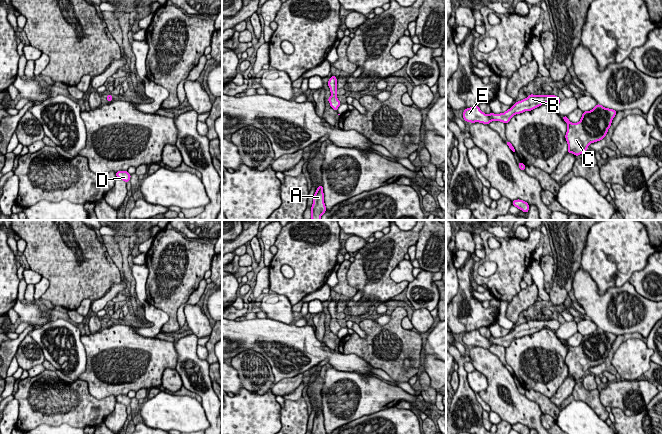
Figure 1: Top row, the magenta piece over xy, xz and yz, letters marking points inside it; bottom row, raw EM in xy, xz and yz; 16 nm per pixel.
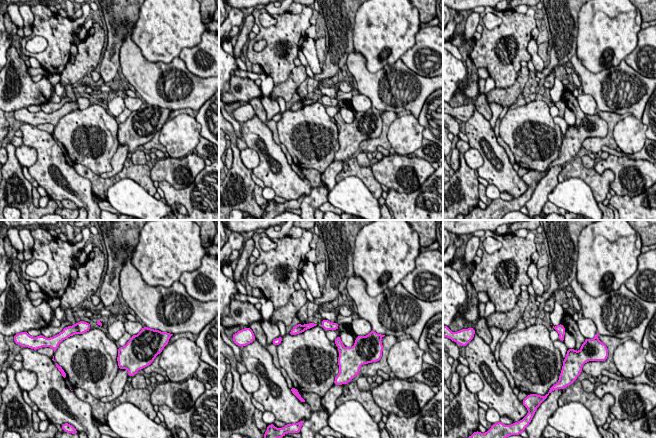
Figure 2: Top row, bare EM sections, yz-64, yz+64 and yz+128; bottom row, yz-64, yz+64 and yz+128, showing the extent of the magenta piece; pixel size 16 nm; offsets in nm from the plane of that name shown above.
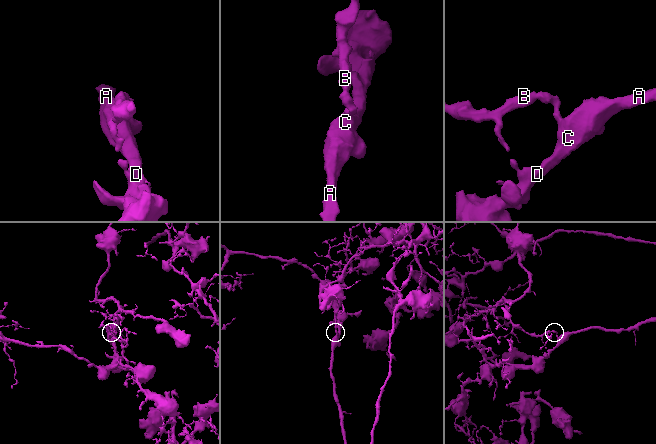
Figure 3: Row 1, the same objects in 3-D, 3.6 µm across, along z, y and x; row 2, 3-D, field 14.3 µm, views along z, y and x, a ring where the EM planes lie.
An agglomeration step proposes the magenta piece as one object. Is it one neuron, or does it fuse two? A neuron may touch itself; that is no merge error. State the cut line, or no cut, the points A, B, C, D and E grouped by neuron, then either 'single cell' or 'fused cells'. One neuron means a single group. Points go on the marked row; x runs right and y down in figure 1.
no cut; A B C D E; single cell

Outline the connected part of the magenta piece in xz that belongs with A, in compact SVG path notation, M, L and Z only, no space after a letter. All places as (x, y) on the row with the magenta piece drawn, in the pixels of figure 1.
M318 186L313 197L313 204L311 207L311 219L312 220L321 220L321 216L326 211L326 206L324 203L324 193L323 186Z

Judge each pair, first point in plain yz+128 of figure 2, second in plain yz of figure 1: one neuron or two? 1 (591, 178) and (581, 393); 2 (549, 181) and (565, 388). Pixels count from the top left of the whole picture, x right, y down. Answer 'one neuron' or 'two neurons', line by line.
1: one neuron
2: one neuron

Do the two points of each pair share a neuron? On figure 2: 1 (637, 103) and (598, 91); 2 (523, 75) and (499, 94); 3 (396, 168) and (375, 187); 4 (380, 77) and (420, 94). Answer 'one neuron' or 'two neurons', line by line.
1: one neuron
2: one neuron
3: two neurons
4: one neuron

